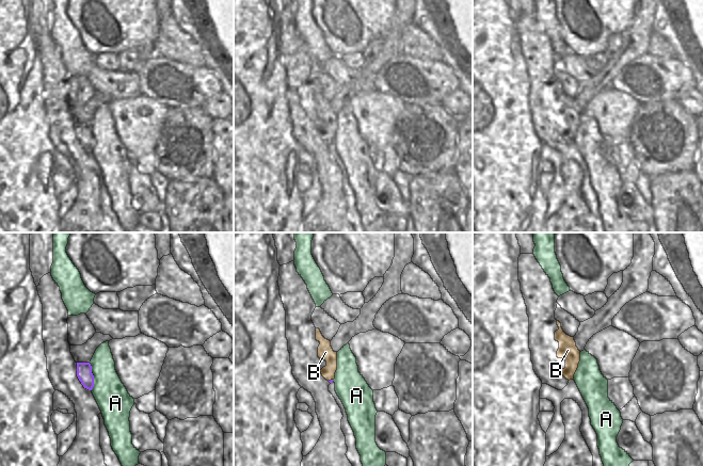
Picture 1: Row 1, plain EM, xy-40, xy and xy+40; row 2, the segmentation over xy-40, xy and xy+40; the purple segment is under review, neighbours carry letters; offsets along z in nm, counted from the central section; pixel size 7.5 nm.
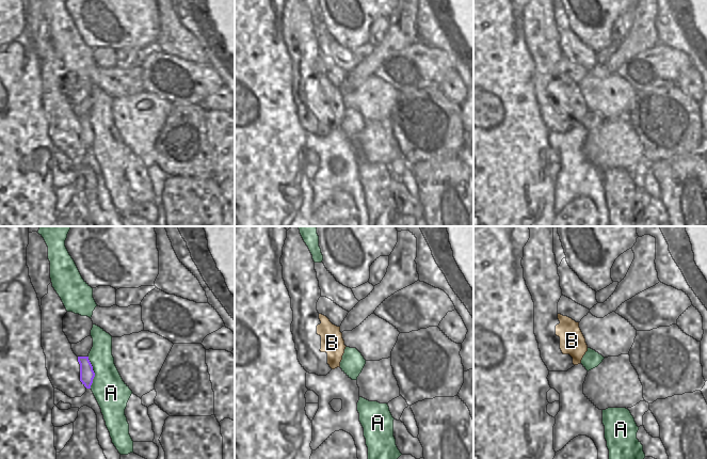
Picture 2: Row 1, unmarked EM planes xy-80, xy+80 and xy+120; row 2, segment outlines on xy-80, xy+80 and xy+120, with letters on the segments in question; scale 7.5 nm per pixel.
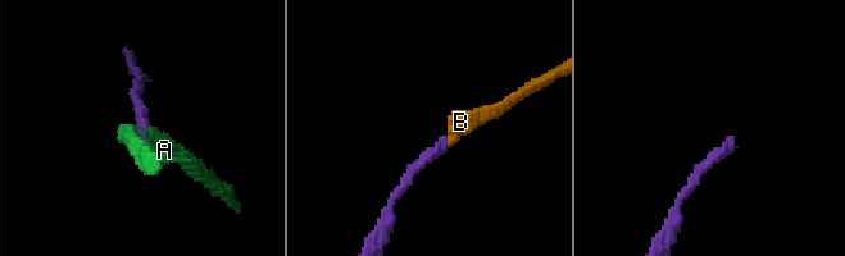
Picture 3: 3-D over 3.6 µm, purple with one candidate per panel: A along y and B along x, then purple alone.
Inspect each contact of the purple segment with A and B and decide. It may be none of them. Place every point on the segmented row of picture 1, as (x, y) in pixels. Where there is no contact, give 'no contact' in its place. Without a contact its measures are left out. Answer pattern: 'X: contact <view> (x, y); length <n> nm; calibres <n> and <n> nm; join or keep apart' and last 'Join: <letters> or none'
A: contact xy-40 (93, 376); length 200 nm; calibres 120 and 240 nm; keep apart
B: contact xy (331, 380); length 40 nm; calibres 20 and 120 nm; join
Join: B

